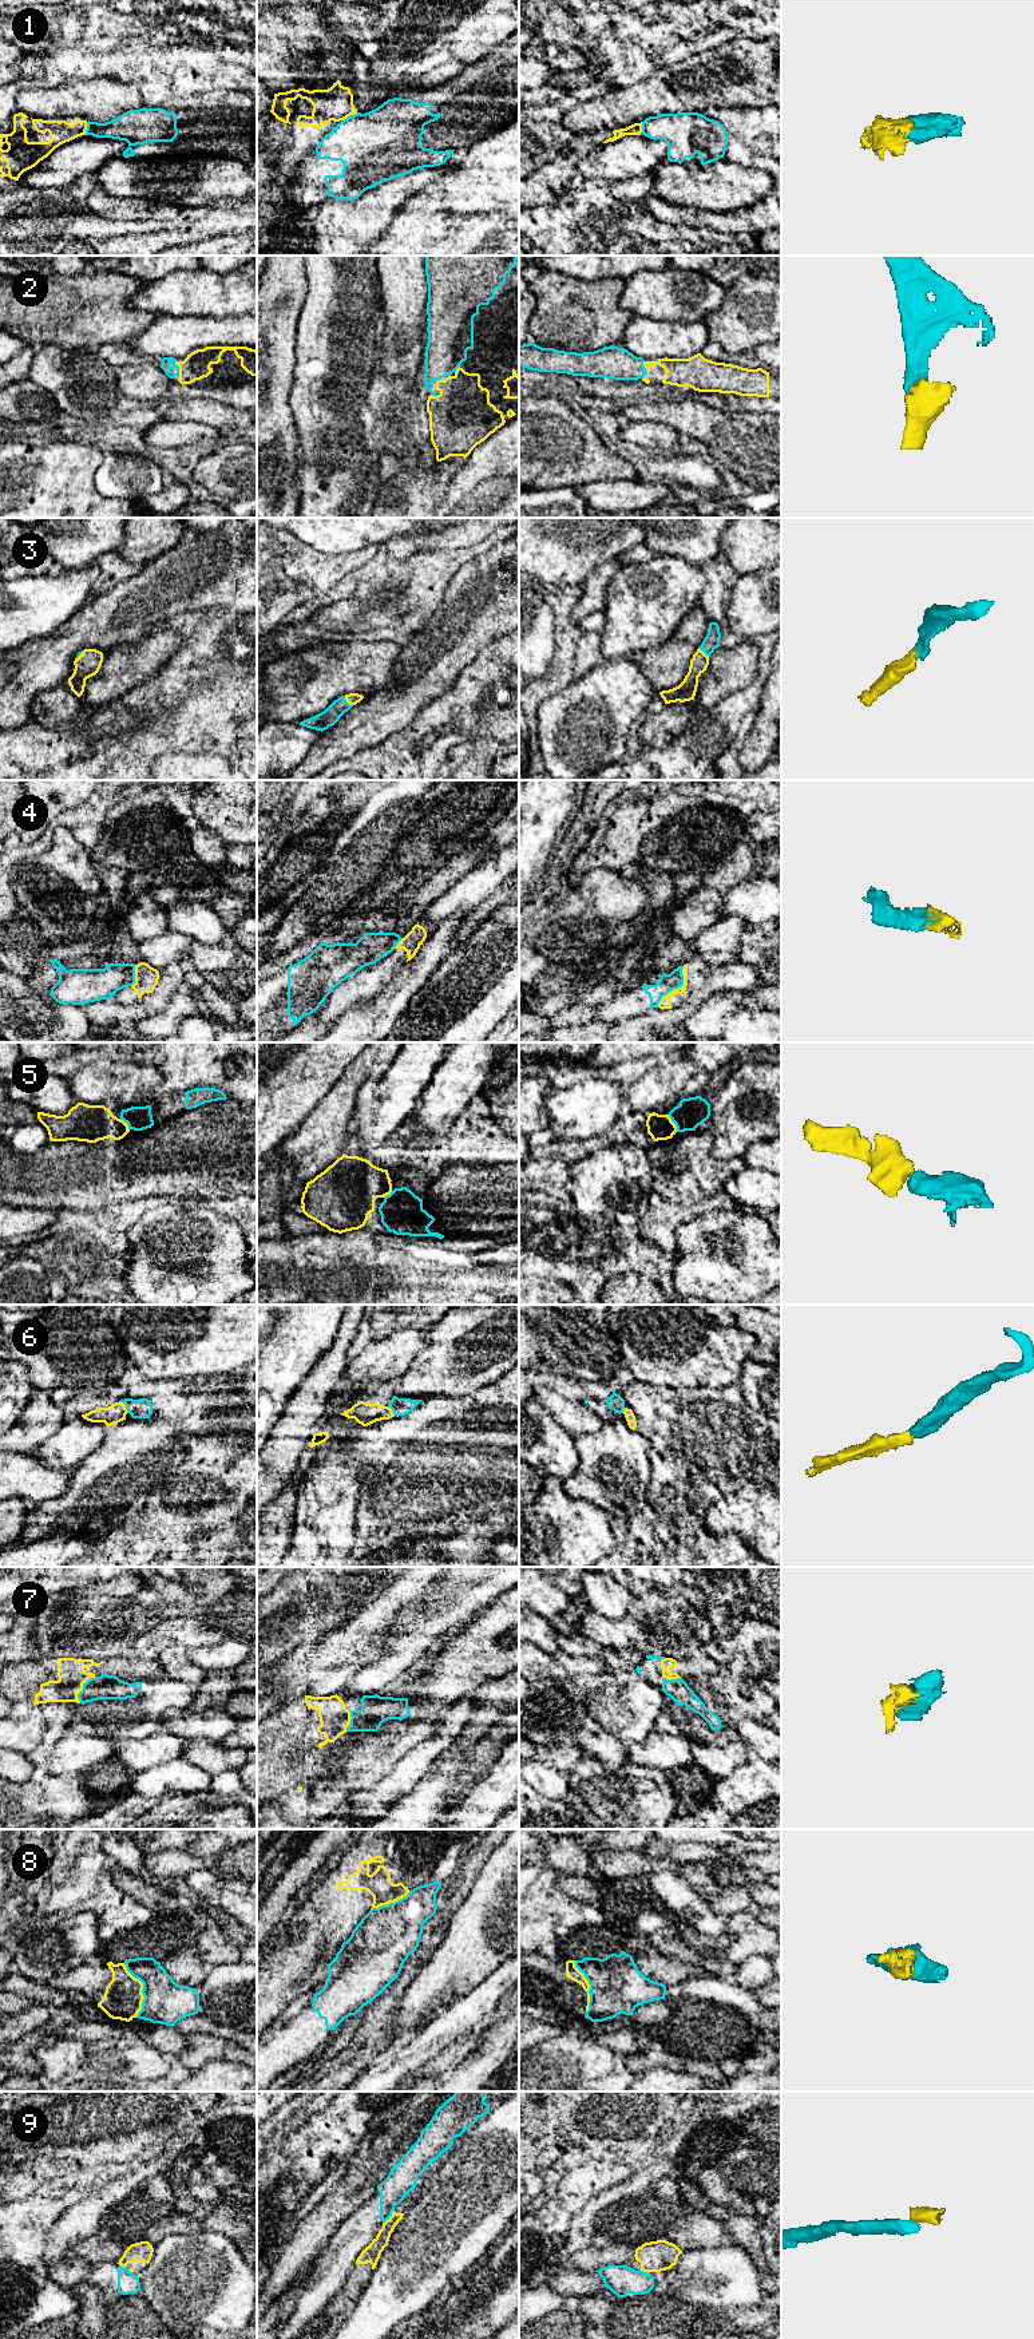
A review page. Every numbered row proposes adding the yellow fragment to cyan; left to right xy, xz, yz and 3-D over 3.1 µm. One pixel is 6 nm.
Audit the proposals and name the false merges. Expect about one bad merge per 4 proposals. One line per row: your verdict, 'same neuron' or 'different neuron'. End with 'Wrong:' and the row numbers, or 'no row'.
1: different neuron
2: same neuron
3: same neuron
4: different neuron
5: same neuron
6: same neuron
7: same neuron
8: different neuron
9: different neuron
Wrong: 1, 4, 8, 9

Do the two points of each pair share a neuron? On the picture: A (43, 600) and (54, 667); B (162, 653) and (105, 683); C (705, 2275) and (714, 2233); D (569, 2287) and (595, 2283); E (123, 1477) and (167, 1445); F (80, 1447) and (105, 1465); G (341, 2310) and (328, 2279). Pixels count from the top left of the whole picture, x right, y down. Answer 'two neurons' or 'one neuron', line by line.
A: two neurons
B: one neuron
C: two neurons
D: one neuron
E: one neuron
F: two neurons
G: two neurons

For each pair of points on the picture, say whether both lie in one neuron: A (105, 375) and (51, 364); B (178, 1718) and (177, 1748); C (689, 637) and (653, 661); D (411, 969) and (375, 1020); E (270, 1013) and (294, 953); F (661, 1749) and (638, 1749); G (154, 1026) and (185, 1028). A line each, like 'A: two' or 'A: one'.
A: one
B: two
C: one
D: one
E: one
F: one
G: two

